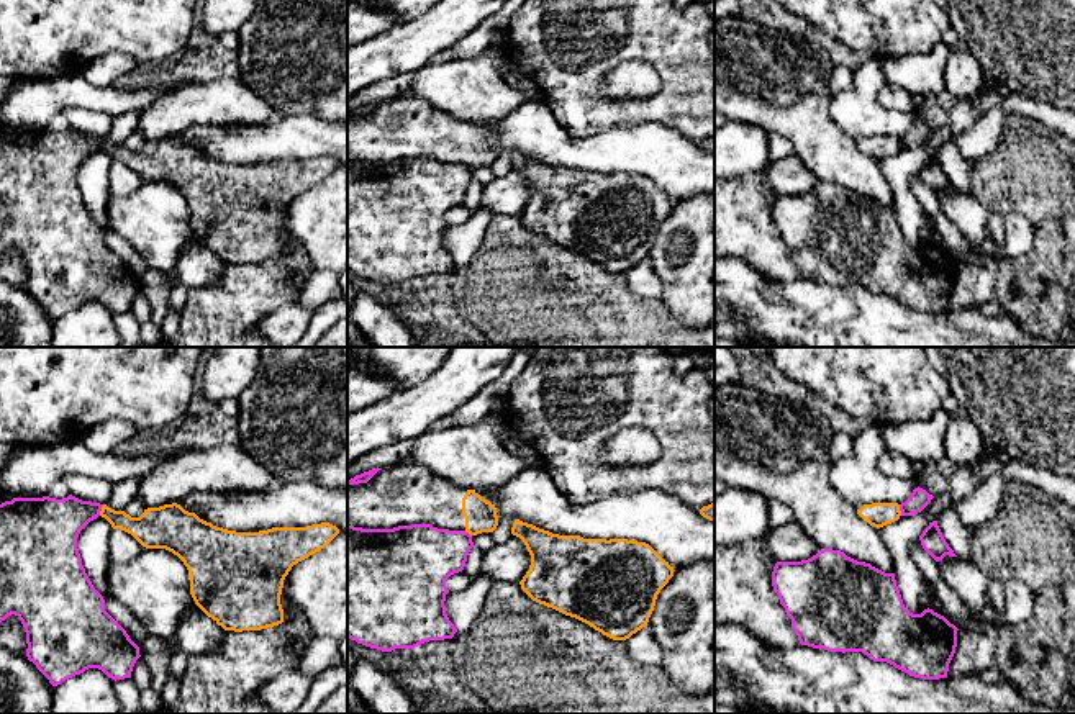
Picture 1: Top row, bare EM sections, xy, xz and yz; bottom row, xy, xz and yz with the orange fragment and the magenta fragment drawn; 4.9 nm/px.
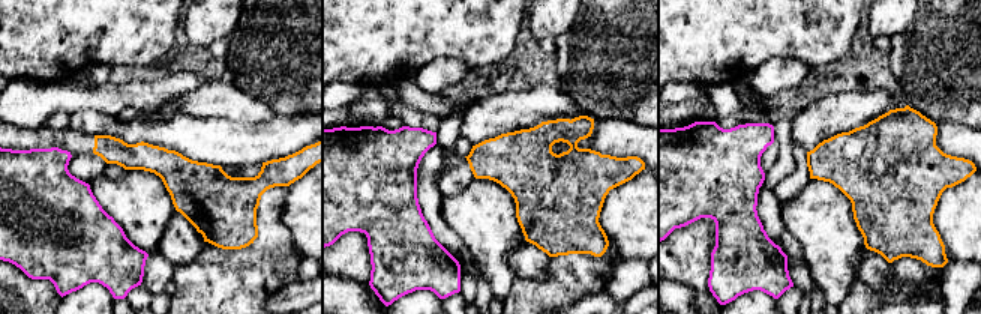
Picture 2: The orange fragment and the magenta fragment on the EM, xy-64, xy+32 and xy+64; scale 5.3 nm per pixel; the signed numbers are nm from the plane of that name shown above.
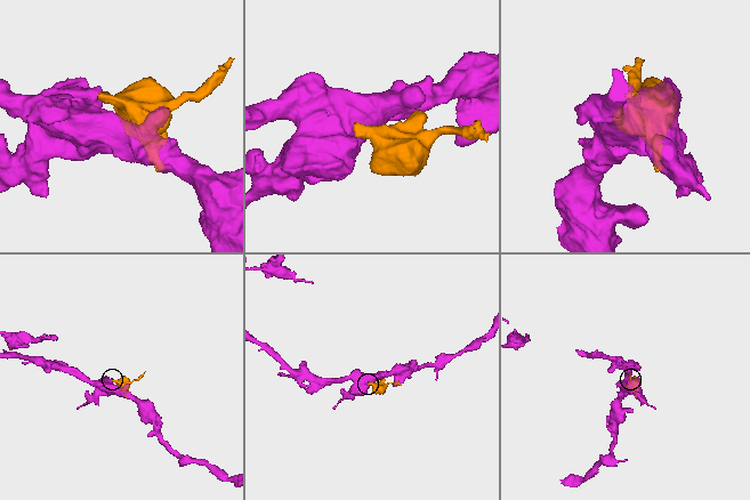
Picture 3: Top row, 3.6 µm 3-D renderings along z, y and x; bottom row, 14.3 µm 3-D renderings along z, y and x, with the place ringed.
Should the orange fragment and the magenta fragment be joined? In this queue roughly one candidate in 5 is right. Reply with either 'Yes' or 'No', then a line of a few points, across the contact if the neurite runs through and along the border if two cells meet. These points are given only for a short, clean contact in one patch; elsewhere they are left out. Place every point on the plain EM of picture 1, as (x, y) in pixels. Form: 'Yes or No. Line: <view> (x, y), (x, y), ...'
No. Line: xy (104, 138), (99, 148)

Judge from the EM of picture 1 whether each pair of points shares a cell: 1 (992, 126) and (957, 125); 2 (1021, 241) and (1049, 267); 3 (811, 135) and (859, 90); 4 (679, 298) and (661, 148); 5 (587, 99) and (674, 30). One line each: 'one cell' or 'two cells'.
1: two cells
2: two cells
3: two cells
4: two cells
5: one cell

